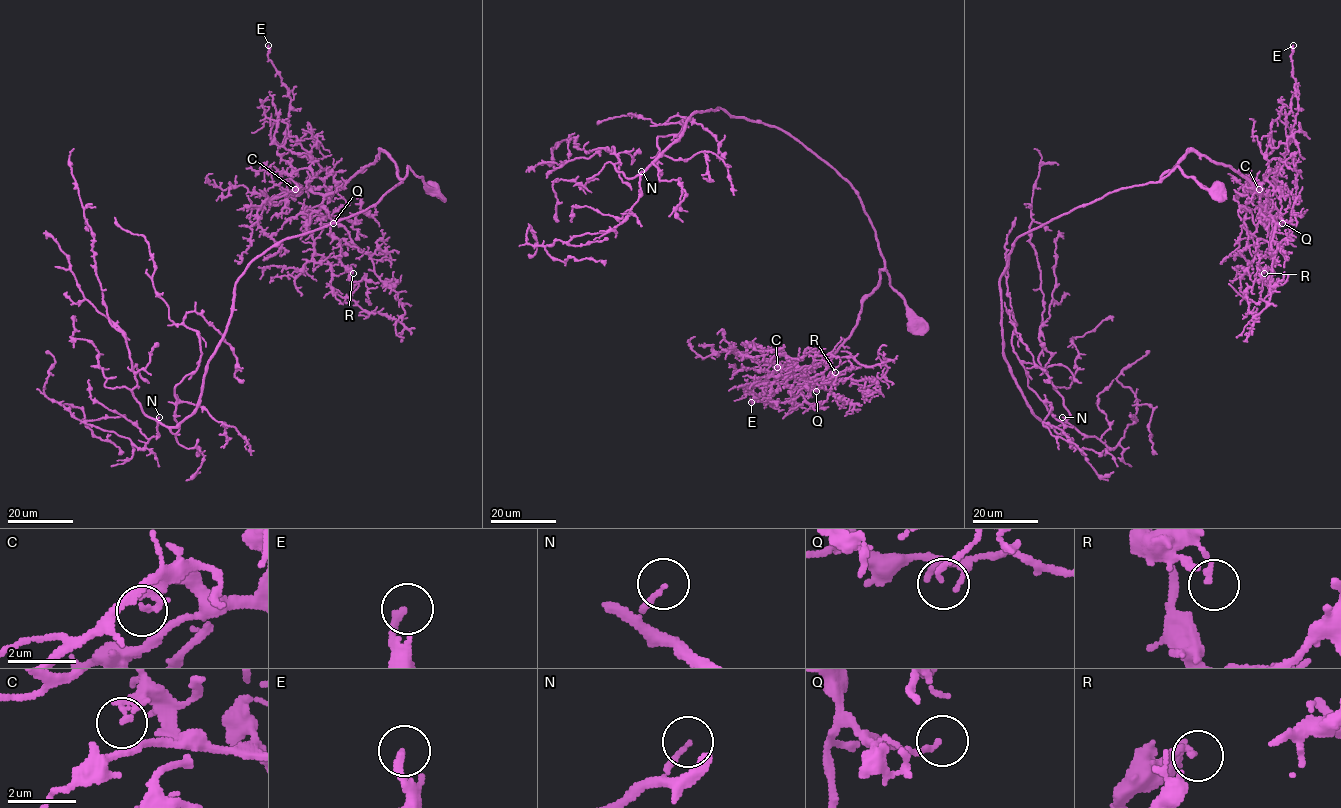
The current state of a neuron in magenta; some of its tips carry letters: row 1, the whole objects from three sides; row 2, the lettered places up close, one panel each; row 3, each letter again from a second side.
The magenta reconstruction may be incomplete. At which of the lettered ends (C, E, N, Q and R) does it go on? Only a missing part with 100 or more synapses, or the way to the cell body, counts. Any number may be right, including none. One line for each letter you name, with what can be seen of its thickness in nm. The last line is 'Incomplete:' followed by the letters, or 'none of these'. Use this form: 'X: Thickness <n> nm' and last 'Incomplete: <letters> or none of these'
C: Thickness 150 nm
Incomplete: C

